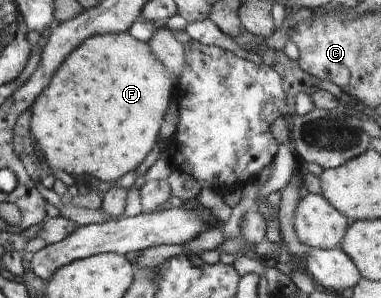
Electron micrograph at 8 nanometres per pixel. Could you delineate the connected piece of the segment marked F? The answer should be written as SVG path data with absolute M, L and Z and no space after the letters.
M117 33L117 34L98 34L87 38L83 41L65 61L62 62L62 66L58 68L57 72L53 76L50 84L46 86L46 89L42 92L41 96L35 100L33 106L31 106L32 115L30 120L31 134L39 150L41 150L43 156L45 156L49 166L55 171L67 172L71 176L81 176L81 174L89 174L89 176L95 176L97 180L101 180L103 185L111 185L115 180L119 180L123 174L127 174L129 170L137 168L143 158L153 150L157 138L159 138L159 128L163 124L163 116L165 116L165 110L169 108L169 102L171 102L171 90L173 90L172 79L169 73L166 72L162 62L159 62L155 55L151 53L149 45L146 42L139 42L135 40L131 34Z

